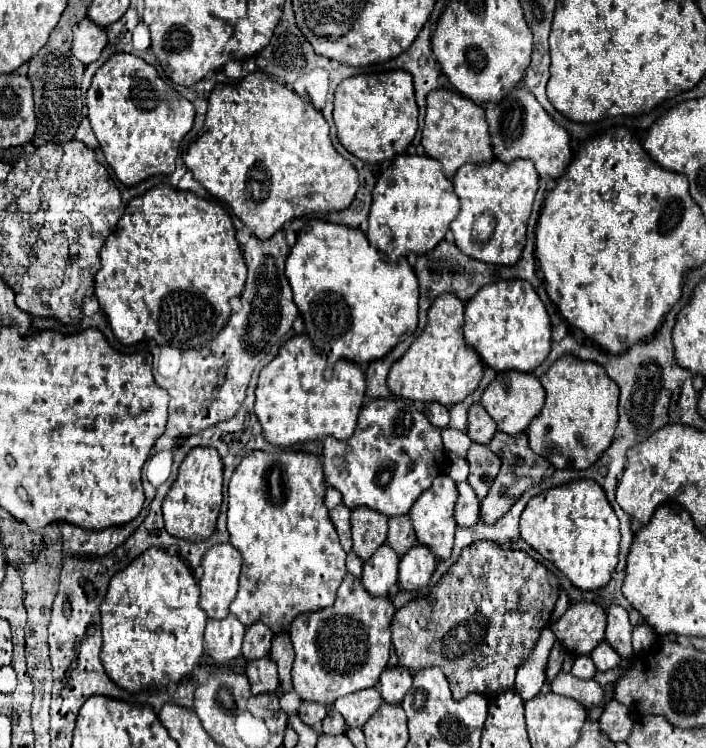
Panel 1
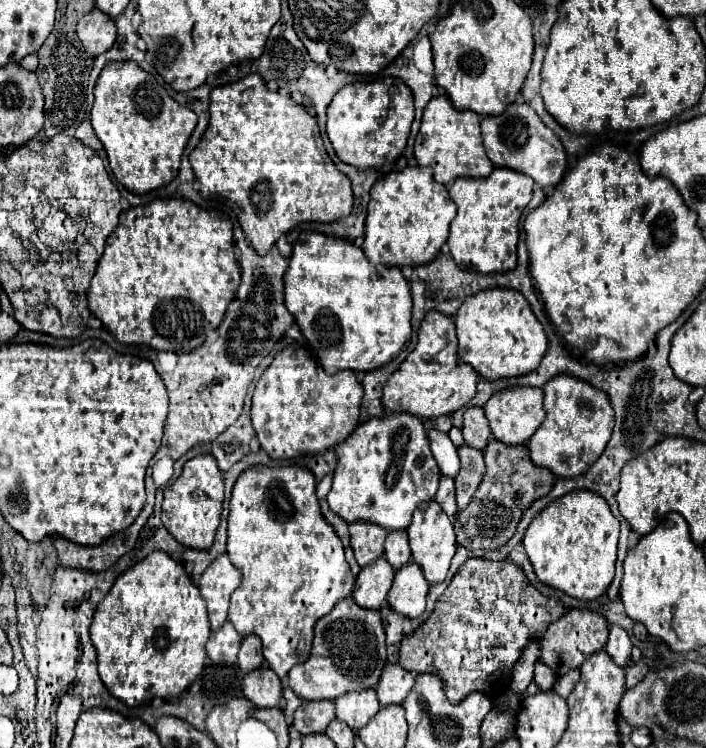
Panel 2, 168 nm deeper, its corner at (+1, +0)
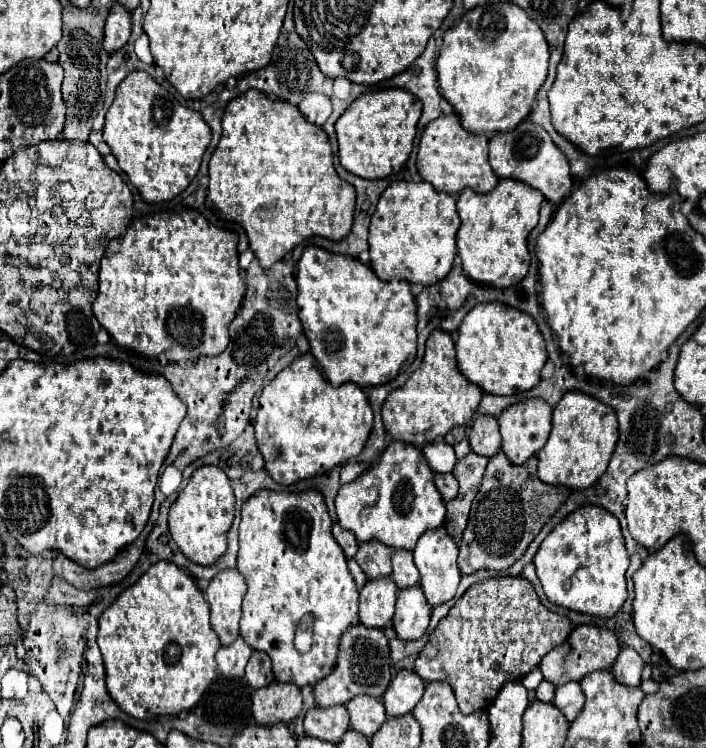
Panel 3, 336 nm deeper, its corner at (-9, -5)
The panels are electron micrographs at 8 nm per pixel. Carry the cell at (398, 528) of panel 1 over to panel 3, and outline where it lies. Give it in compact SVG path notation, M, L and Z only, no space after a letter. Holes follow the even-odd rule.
M394 550L394 556L392 556L392 580L396 582L396 586L402 590L402 588L408 588L408 586L414 586L418 584L418 568L414 566L414 560L412 560L412 552L410 550Z

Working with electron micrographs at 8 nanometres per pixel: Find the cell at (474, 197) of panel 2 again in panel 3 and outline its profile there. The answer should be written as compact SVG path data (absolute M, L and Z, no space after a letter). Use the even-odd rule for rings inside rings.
M500 180L488 194L478 194L470 188L458 196L458 214L462 226L458 230L458 256L468 278L494 288L518 284L530 266L526 240L538 222L538 210L544 202L542 192L518 180Z

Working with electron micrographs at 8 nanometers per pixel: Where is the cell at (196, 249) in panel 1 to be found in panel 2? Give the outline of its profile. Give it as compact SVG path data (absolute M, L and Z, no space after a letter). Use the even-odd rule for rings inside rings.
M172 199L172 201L152 201L150 205L144 207L132 207L128 211L122 213L118 227L112 231L112 235L106 239L104 245L104 253L98 261L96 273L92 277L92 285L88 291L88 307L92 311L94 317L98 317L116 337L120 343L130 345L130 343L138 343L138 345L150 345L158 351L174 351L174 353L188 353L196 347L200 347L206 339L206 331L216 329L228 309L228 303L234 299L236 289L240 285L240 267L238 261L234 259L234 239L232 239L232 221L228 219L228 215L220 213L220 211L206 211L198 205L194 205L192 201L186 199Z

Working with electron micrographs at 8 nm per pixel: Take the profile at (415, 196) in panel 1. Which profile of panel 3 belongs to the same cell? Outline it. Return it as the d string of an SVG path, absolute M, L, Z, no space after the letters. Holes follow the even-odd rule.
M392 182L376 206L376 212L370 222L370 266L382 280L406 280L412 284L436 284L442 280L448 270L454 266L456 254L456 234L460 218L456 212L456 194L446 194L434 190L428 182Z

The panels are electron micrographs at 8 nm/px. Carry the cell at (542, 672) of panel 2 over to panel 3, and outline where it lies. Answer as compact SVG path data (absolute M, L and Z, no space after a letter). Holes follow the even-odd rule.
M544 680L544 682L542 682L538 688L536 688L536 698L538 698L538 700L552 702L552 700L554 700L554 690L556 690L556 686L554 686L552 682Z

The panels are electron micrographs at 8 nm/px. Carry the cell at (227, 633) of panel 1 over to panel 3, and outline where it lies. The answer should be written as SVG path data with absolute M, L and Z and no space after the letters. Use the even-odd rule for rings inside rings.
M238 636L230 646L220 646L220 650L216 652L218 670L226 678L242 678L250 654L252 648L244 642L244 638Z

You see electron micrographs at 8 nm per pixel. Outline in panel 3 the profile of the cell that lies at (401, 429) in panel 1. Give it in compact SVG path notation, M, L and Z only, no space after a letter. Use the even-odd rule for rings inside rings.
M392 440L378 456L378 460L364 470L354 482L340 486L336 496L336 514L342 528L350 530L358 542L368 540L380 540L390 548L406 548L412 550L418 542L418 538L432 528L438 528L444 524L446 506L442 496L438 494L438 488L434 486L434 470L428 466L424 452L416 444L404 444L400 440Z

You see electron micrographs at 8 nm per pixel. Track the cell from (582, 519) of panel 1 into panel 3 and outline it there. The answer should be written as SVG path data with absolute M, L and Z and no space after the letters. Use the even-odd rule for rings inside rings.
M580 506L574 514L568 514L546 536L534 558L548 600L582 614L606 618L614 616L626 602L628 564L620 522L602 506Z

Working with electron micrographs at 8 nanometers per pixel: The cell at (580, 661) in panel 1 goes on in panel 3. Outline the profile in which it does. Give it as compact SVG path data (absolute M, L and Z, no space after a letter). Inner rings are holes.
M568 682L568 684L556 686L554 704L562 710L562 714L568 718L568 722L572 722L584 706L584 694L580 690L580 684L578 682Z

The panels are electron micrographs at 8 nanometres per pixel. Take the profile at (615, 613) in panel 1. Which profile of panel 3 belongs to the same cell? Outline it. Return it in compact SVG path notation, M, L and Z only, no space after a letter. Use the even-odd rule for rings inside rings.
M624 646L616 658L616 664L612 666L612 674L622 684L638 686L642 668L644 668L644 660L638 656L638 652L632 650L630 646Z

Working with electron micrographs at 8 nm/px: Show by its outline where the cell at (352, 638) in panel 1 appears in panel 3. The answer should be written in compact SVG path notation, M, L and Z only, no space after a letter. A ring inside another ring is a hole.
M360 622L352 624L340 638L334 670L314 686L316 704L322 708L346 704L358 694L380 698L390 684L390 678L392 678L390 668L392 668L390 646L388 646L388 638L384 636L384 630L364 628ZM352 654L354 654L354 664L352 664Z

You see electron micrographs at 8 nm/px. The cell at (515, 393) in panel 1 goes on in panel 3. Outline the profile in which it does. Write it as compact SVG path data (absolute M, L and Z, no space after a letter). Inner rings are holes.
M528 398L508 406L500 414L498 424L502 434L502 452L510 458L510 462L524 464L530 456L534 456L546 444L548 434L552 430L552 408L542 398Z

